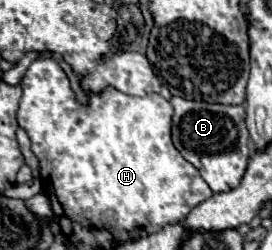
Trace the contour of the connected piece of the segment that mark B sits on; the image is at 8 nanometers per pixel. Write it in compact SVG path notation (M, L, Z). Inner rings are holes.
M172 97L174 117L172 117L172 141L174 147L190 161L210 185L212 191L230 191L238 187L246 163L248 163L248 129L246 129L246 109L242 105L220 105L220 103L198 103L182 97Z

